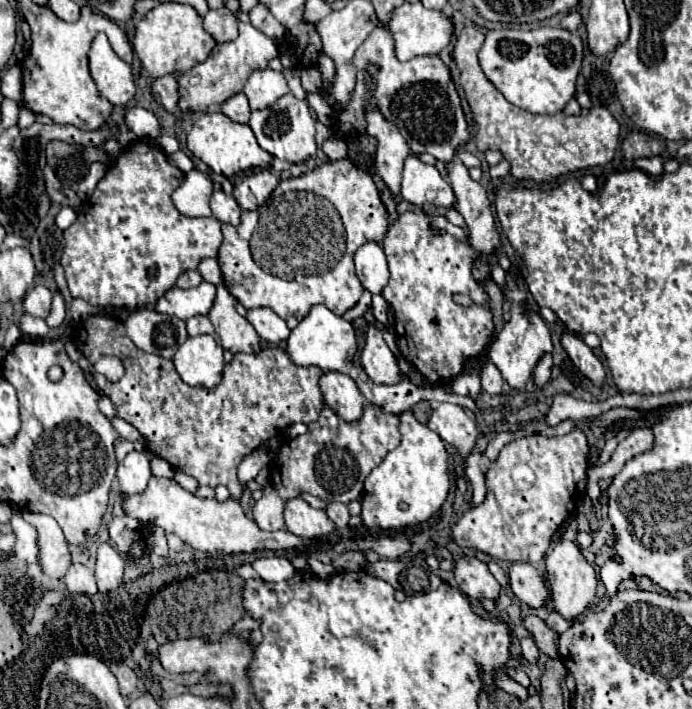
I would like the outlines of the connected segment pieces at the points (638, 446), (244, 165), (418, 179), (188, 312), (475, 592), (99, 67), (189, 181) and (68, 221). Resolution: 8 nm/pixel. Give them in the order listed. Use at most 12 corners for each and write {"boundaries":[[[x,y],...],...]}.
{"boundaries":[[[636,428],[618,444],[608,464],[590,468],[588,492],[614,478],[628,460],[652,450],[650,428]],[[198,116],[188,148],[216,174],[270,168],[250,126]],[[414,154],[400,196],[416,206],[454,206],[450,184]],[[174,286],[156,310],[180,320],[208,314],[216,286]],[[476,556],[454,564],[458,588],[472,600],[500,594],[488,566]],[[104,34],[88,62],[98,92],[124,106],[136,86]],[[198,168],[174,192],[186,216],[212,216],[212,182]],[[66,206],[56,216],[56,226],[66,230],[76,220],[76,208]]]}

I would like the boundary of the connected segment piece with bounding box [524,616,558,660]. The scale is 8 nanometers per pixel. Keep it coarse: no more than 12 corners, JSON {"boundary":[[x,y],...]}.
{"boundary":[[526,616],[524,626],[538,650],[558,658],[556,634],[538,616]]}

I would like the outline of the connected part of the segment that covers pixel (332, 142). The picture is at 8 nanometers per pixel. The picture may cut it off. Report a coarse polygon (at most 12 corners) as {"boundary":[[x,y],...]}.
{"boundary":[[332,137],[322,150],[331,161],[347,157],[346,143]]}

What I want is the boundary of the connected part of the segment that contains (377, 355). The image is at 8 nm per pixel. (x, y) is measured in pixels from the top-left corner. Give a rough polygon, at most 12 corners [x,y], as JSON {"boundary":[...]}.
{"boundary":[[368,326],[360,364],[374,384],[402,380],[382,332]]}

